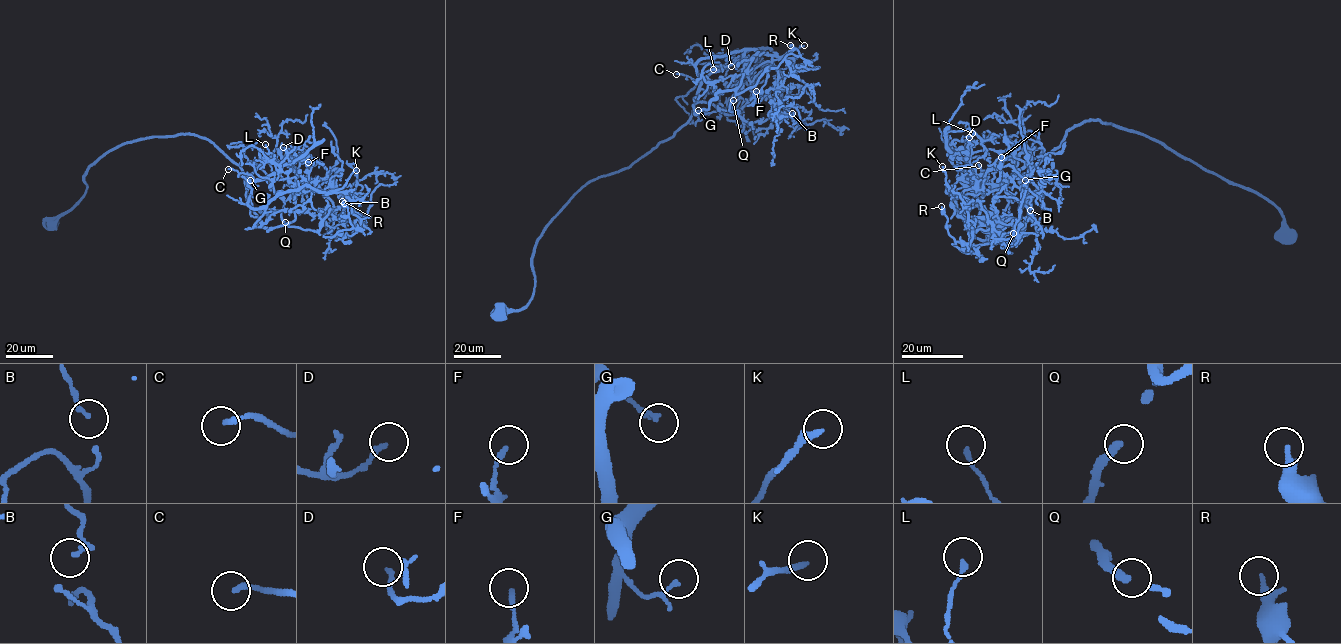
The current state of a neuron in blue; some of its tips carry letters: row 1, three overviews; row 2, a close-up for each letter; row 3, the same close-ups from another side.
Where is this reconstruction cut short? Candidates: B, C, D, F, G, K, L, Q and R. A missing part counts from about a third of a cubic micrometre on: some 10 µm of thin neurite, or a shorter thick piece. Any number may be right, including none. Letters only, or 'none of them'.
K

